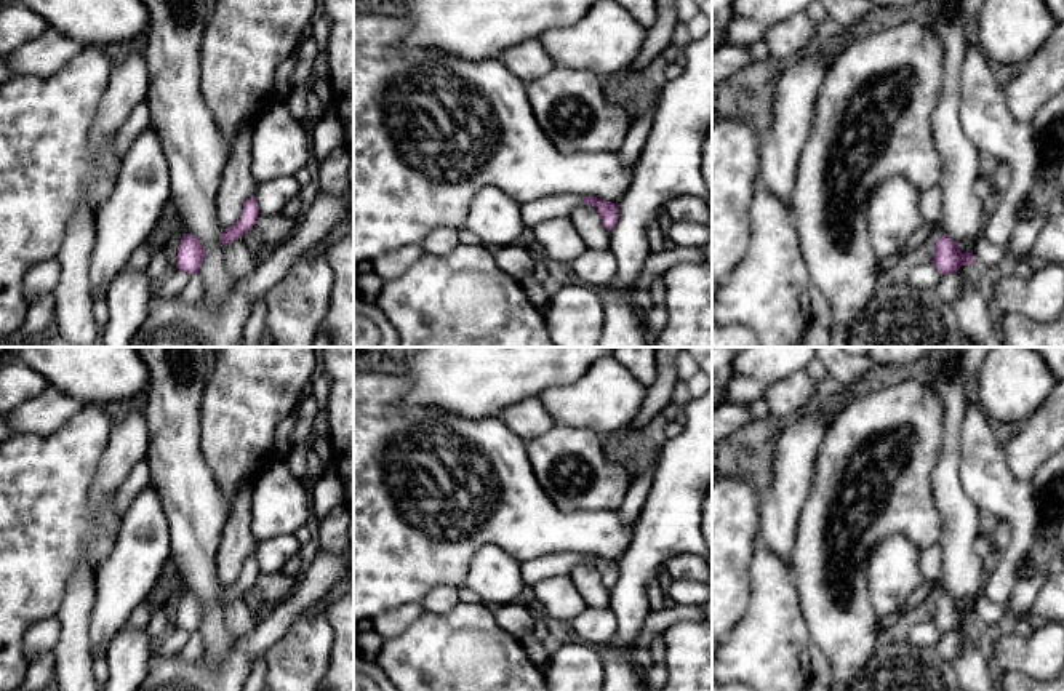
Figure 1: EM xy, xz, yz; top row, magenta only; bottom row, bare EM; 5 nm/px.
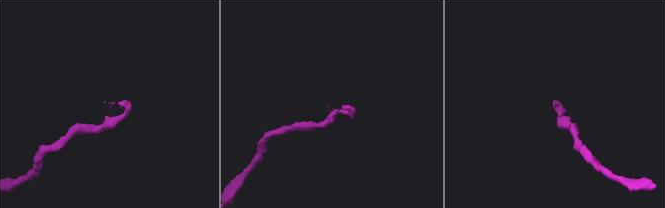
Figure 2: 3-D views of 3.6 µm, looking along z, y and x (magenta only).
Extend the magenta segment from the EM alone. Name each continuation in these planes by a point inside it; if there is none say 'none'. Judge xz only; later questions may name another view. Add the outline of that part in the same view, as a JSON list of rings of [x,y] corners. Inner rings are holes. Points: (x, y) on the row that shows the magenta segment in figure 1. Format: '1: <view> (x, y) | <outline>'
1: xz (536, 211) | [[[558,194],[522,203],[523,224],[533,229],[552,218],[568,218],[579,206],[582,206],[582,195],[578,194]]]

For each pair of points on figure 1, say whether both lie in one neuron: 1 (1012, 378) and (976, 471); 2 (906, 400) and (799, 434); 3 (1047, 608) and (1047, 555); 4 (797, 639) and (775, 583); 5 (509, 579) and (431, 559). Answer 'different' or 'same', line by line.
1: different
2: different
3: different
4: same
5: different

